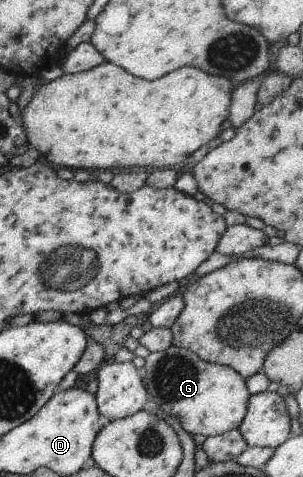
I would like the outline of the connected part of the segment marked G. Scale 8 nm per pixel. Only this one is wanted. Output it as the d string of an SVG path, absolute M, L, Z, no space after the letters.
M171 345L166 350L151 352L144 359L144 368L144 386L150 402L156 404L166 415L175 416L188 434L206 437L221 435L237 428L245 417L250 394L245 386L244 377L230 367L210 364L191 350Z

